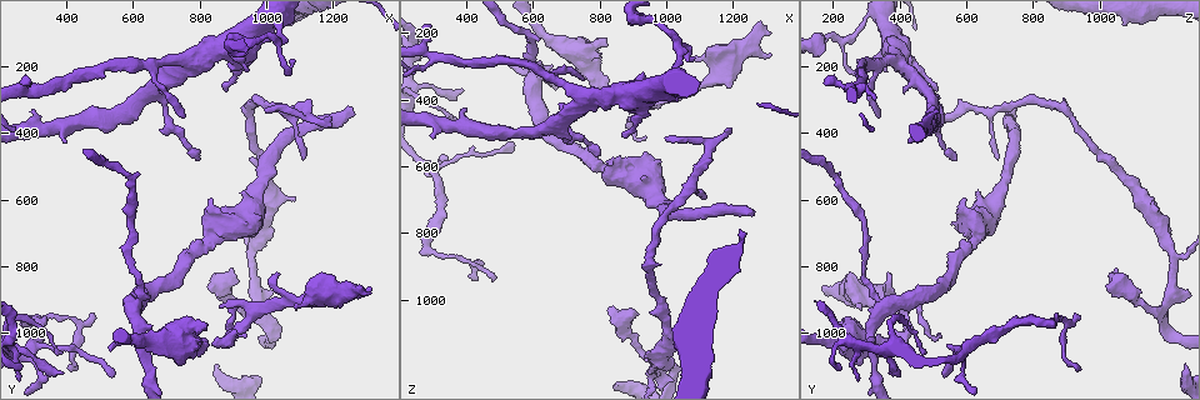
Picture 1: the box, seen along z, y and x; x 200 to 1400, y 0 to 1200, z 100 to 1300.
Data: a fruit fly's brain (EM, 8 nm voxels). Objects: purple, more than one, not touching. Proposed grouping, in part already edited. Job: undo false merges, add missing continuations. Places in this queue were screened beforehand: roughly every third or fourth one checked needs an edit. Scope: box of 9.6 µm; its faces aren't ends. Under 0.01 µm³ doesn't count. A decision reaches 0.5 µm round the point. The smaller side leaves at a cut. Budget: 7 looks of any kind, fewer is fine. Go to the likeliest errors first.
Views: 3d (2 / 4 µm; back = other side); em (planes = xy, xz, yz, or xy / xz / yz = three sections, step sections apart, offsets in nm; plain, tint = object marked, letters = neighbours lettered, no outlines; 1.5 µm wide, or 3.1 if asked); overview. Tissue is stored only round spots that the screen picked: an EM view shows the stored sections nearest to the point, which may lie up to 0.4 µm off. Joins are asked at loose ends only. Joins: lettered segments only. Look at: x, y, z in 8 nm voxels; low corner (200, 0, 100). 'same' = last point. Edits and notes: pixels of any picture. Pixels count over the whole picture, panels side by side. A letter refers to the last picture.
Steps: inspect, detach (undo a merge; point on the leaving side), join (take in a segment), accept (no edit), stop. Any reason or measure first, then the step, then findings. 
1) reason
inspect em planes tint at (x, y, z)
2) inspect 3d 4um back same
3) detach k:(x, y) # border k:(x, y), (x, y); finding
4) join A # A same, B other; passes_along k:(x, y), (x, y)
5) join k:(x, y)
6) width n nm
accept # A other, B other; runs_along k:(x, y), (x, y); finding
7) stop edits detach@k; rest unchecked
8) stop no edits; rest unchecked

thick end
inspect em xy step 4 tint at (820, 1020, 350)

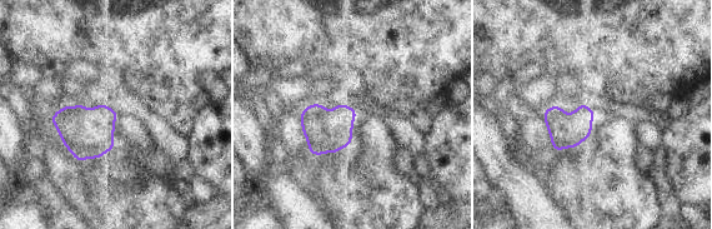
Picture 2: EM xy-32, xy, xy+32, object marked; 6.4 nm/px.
another direction
inspect em xz step 4 letters same

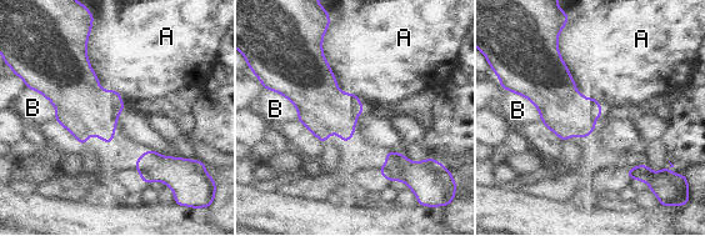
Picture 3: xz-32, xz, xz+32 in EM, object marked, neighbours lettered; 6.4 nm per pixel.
accept # A other, B other; border 3:(321, 39), (336, 85), (365, 108); none of them fits

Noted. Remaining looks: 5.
branch stops here
inspect 3d 2um at (1260, 340, 730)

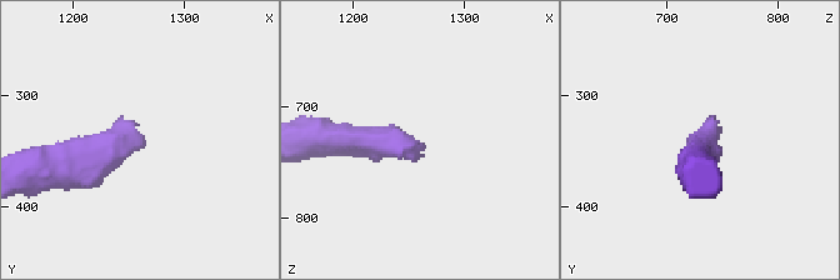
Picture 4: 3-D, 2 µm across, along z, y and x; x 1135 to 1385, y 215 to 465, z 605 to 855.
inspect em planes letters at (1264, 338, 734)

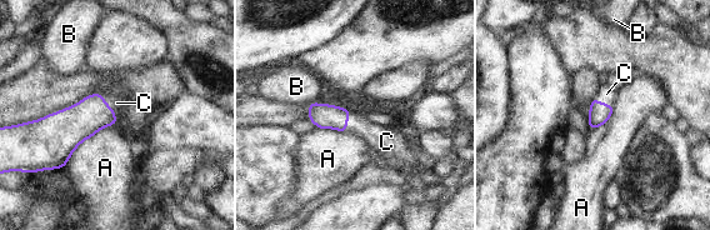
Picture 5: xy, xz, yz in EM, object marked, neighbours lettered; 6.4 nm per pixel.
join C # A other, B other, C same; passes_along 5:(83, 120), (109, 106), (116, 103); it goes on there

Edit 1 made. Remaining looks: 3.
free end
inspect 3d 4um at (1200, 340, 490)

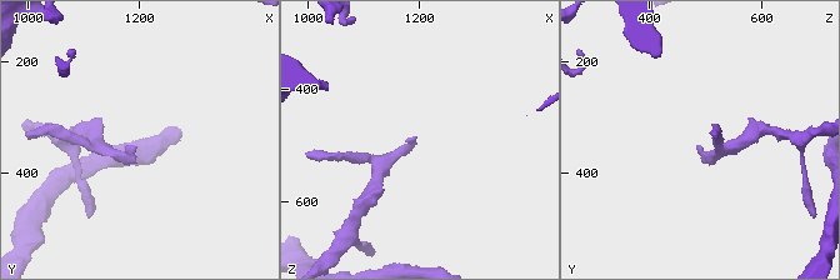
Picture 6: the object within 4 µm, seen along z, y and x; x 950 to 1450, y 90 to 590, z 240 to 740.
now the EM
inspect em yz step 4 tint at (1190, 350, 485)

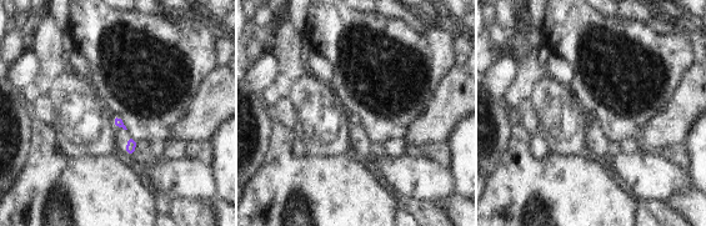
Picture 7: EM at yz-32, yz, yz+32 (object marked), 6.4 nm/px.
inspect em xz step 4 letters same

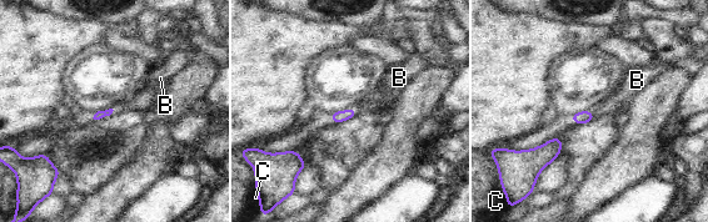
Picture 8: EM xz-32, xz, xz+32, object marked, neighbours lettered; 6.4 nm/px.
join B # B same, C other; passes_along 8:(584, 116), (592, 115), (612, 106); the neuron continues

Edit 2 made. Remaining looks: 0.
stop edits join@5, join@8; rest unchecked

